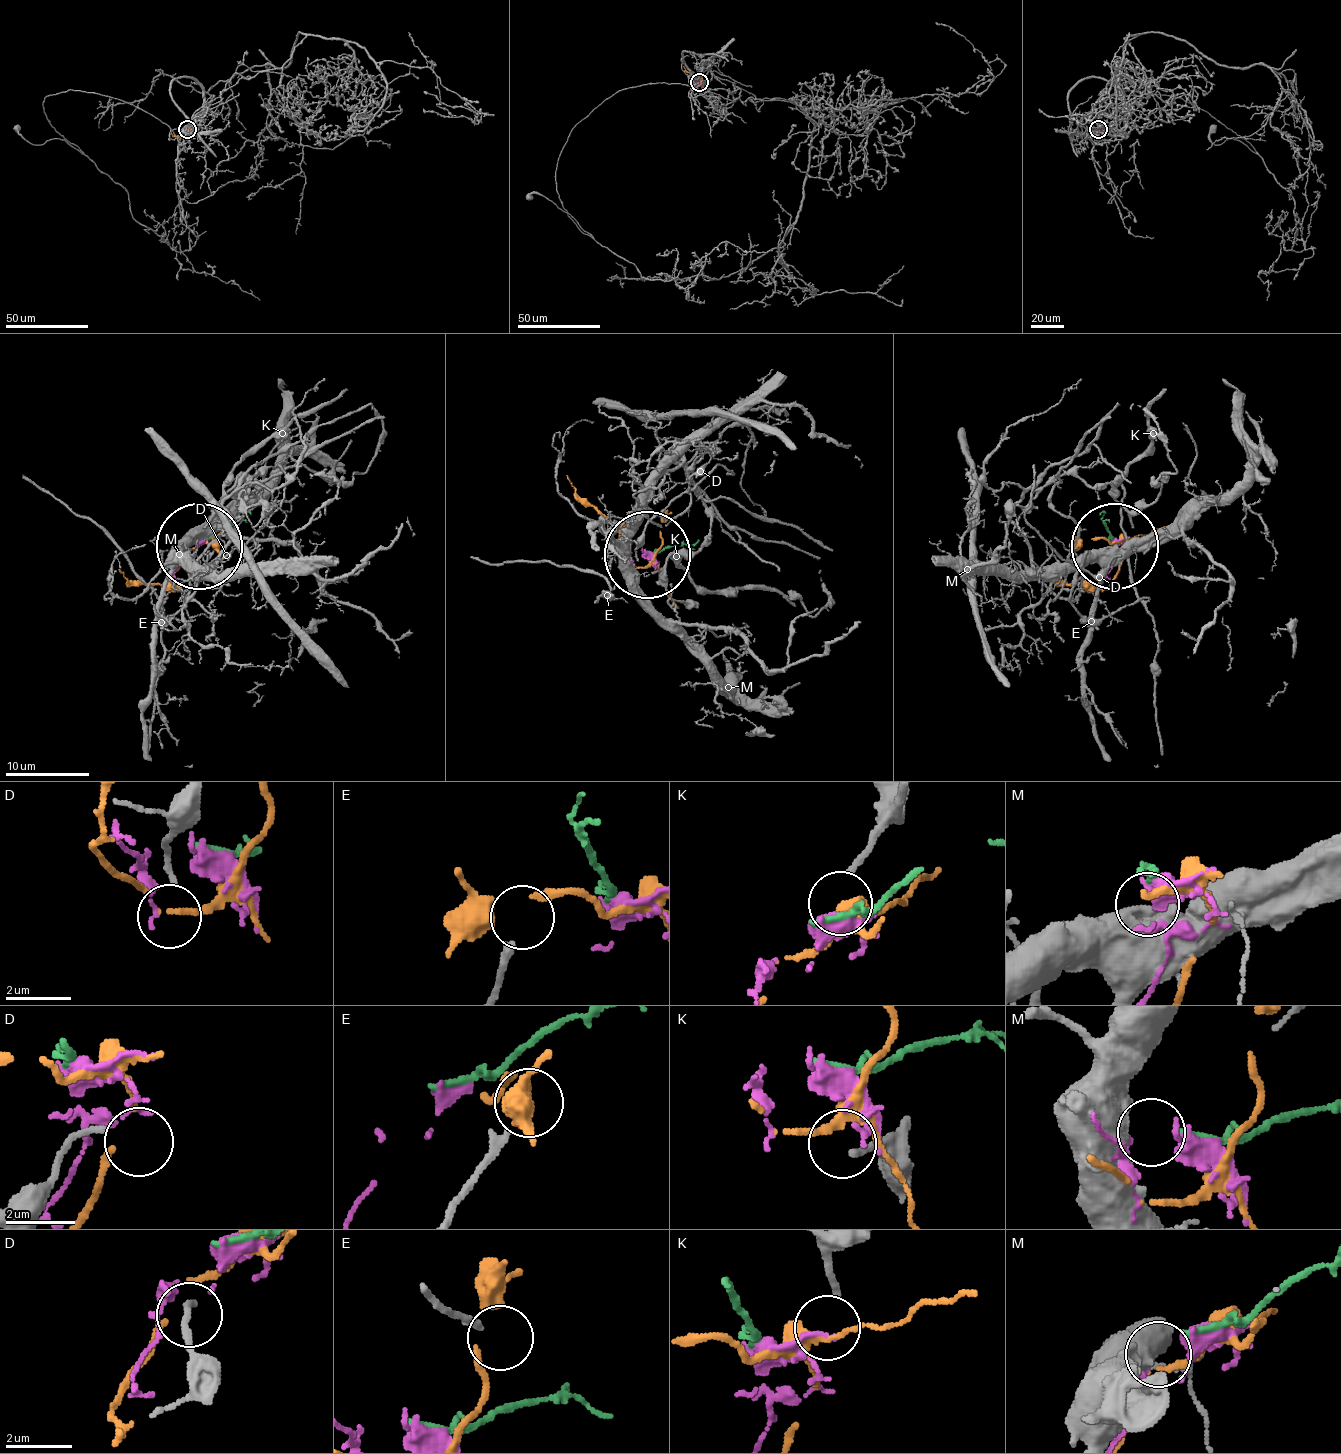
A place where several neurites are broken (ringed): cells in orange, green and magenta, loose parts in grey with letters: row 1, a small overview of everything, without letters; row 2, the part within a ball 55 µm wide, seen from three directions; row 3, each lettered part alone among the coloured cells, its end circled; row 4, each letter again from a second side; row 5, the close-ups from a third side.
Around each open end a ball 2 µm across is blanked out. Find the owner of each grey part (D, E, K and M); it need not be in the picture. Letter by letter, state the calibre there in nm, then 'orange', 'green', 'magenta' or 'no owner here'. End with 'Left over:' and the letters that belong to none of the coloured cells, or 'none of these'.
D: calibre 180 nm; no owner here
E: calibre 220 nm; no owner here
K: calibre 200 nm; orange
M: calibre 650 nm; green
Left over: D, E

